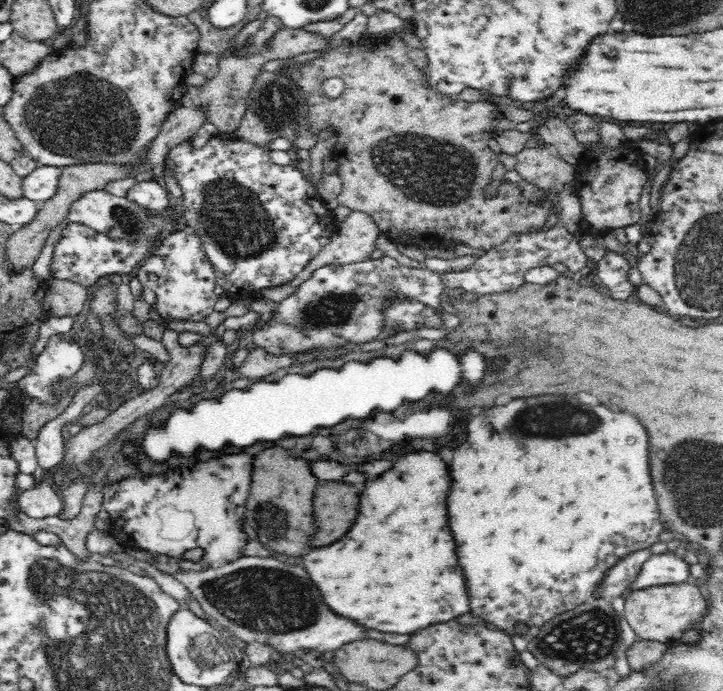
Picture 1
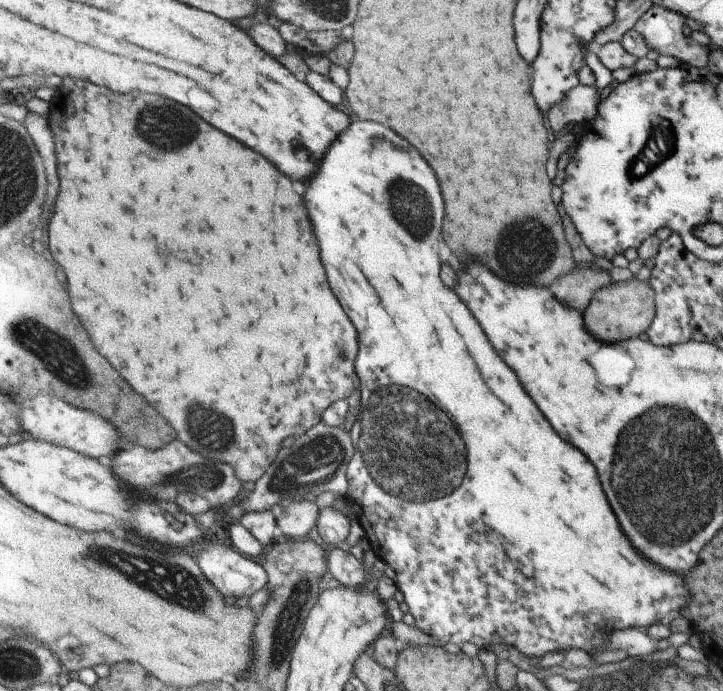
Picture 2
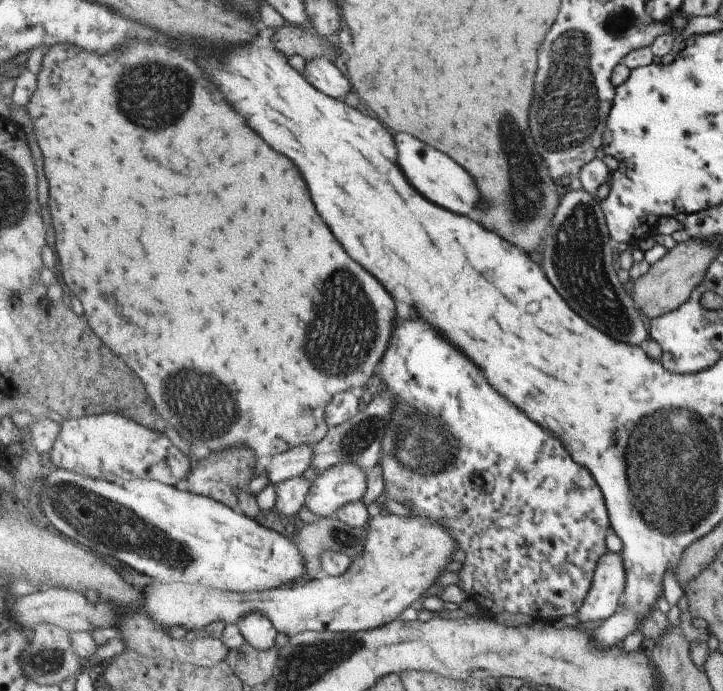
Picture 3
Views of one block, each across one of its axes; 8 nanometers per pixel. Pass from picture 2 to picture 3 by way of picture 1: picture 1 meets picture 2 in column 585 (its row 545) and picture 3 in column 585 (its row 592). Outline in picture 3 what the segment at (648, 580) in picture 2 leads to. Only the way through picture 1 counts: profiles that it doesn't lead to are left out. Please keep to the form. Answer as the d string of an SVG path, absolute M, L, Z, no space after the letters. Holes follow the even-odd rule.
M399 320L399 328L395 332L395 340L391 340L391 348L380 361L381 366L376 374L381 381L383 389L390 390L396 396L396 410L390 426L386 429L382 458L379 464L383 470L385 491L383 493L383 505L389 513L409 516L419 515L425 518L443 523L458 542L458 549L465 552L463 568L457 572L459 583L467 596L471 598L481 609L489 612L491 616L499 612L528 614L534 620L542 620L554 623L561 616L571 616L581 610L587 592L591 590L596 568L606 554L607 530L611 527L610 512L605 506L602 488L597 484L595 477L588 468L580 465L571 458L571 454L563 448L563 444L551 436L545 428L535 424L525 412L521 412L517 406L513 406L509 400L505 400L481 374L481 370L459 350L455 350L441 334L437 334L429 324L423 324L421 320Z

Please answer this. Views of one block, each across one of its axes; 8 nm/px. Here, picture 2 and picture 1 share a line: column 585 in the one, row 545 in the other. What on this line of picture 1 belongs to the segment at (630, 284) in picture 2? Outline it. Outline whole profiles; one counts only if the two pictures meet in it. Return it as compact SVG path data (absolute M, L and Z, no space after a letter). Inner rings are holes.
M332 480L316 486L313 508L315 520L319 521L319 531L311 540L311 547L332 544L332 540L340 540L340 536L344 536L344 532L348 532L348 528L352 526L348 522L354 520L359 512L360 496L361 492L354 488L352 484L346 484L341 480Z

